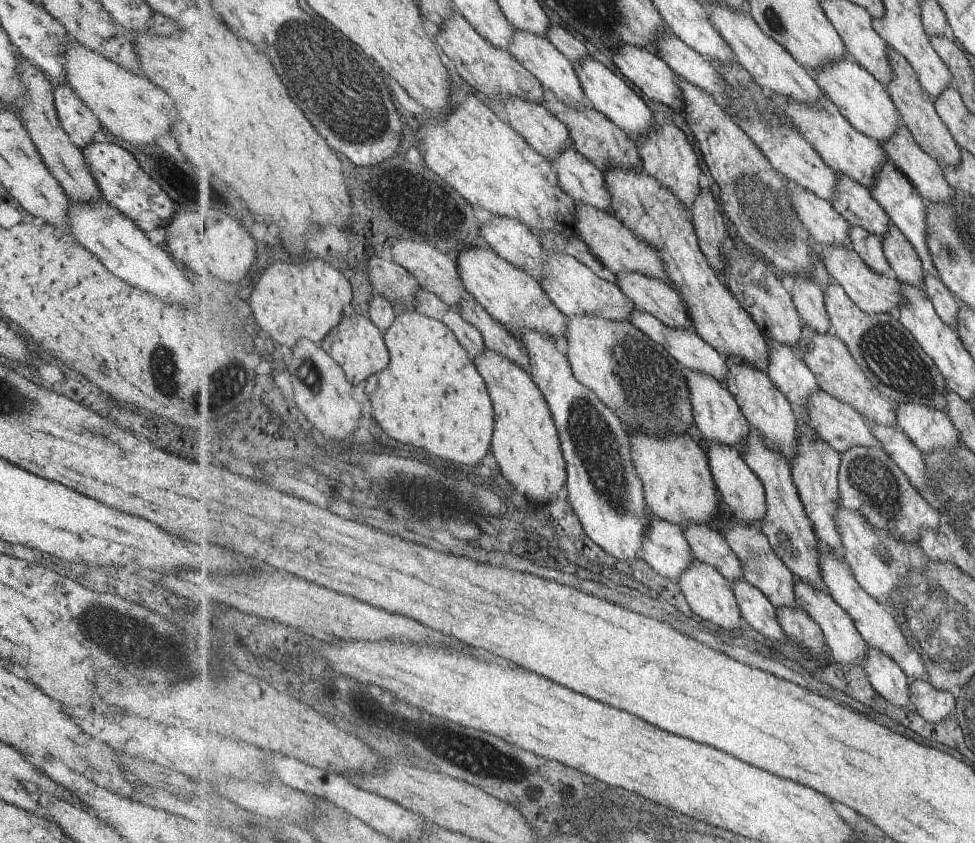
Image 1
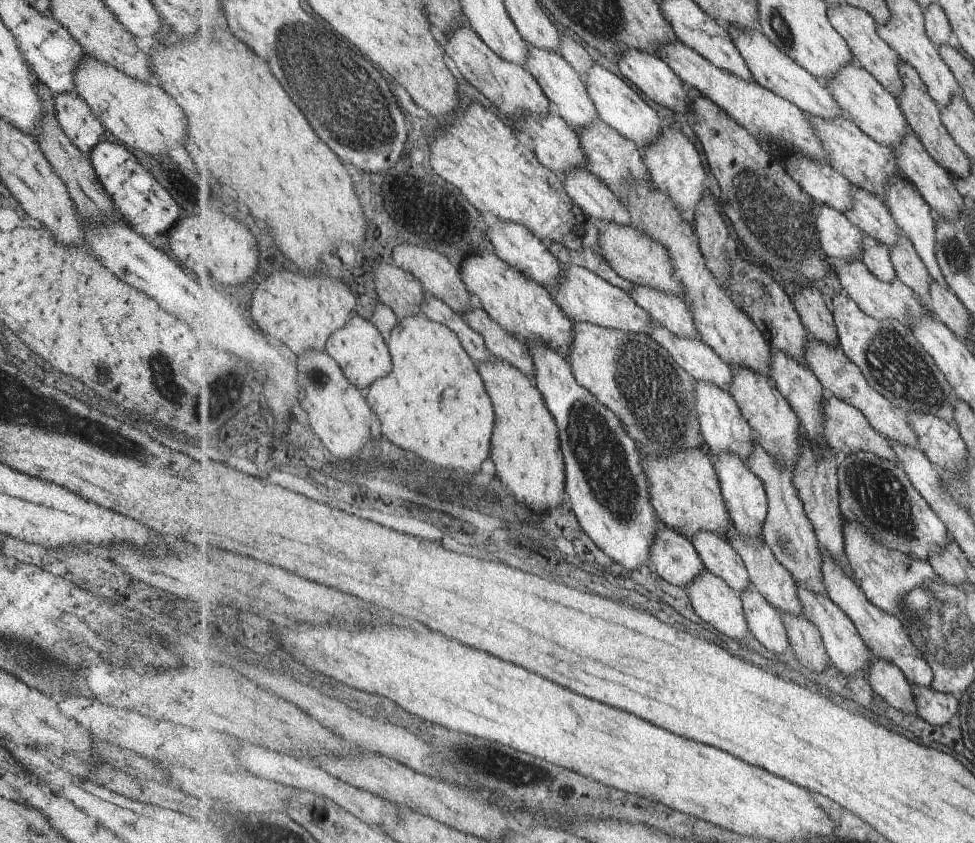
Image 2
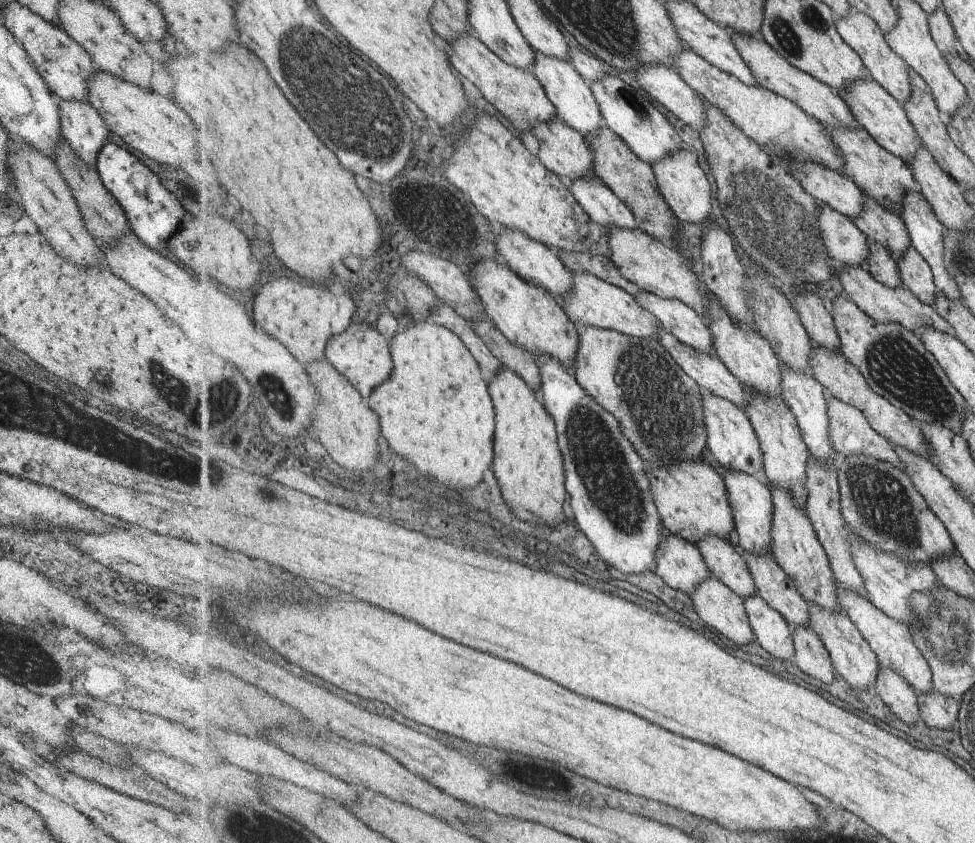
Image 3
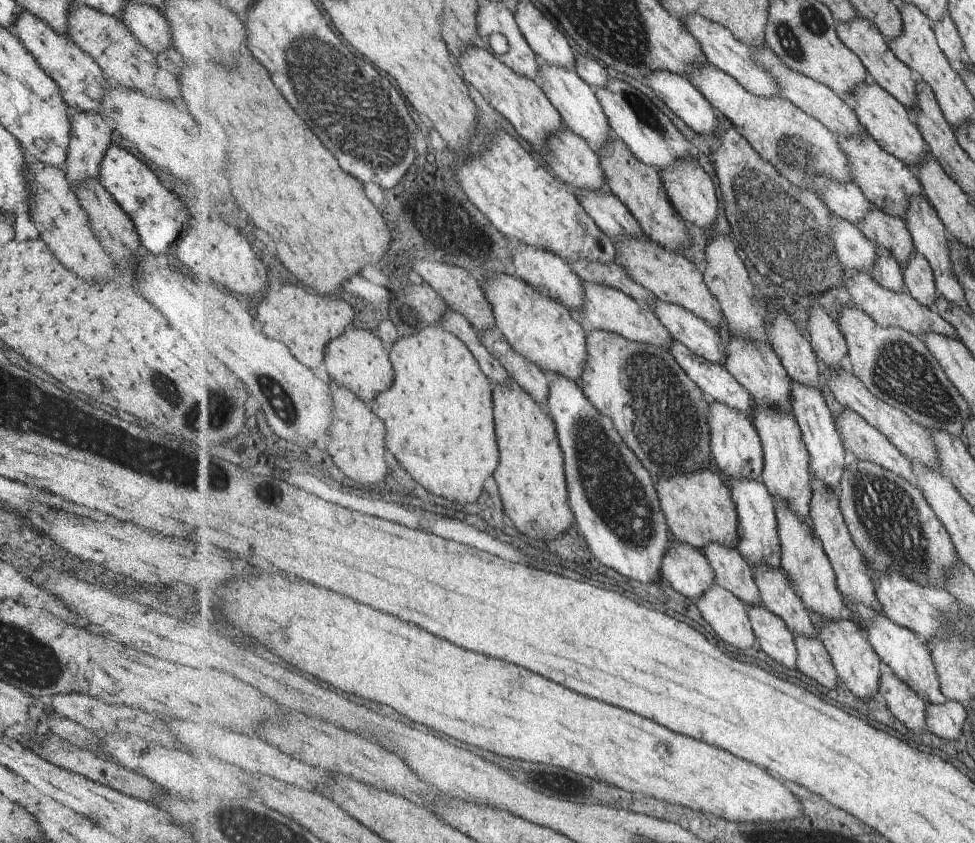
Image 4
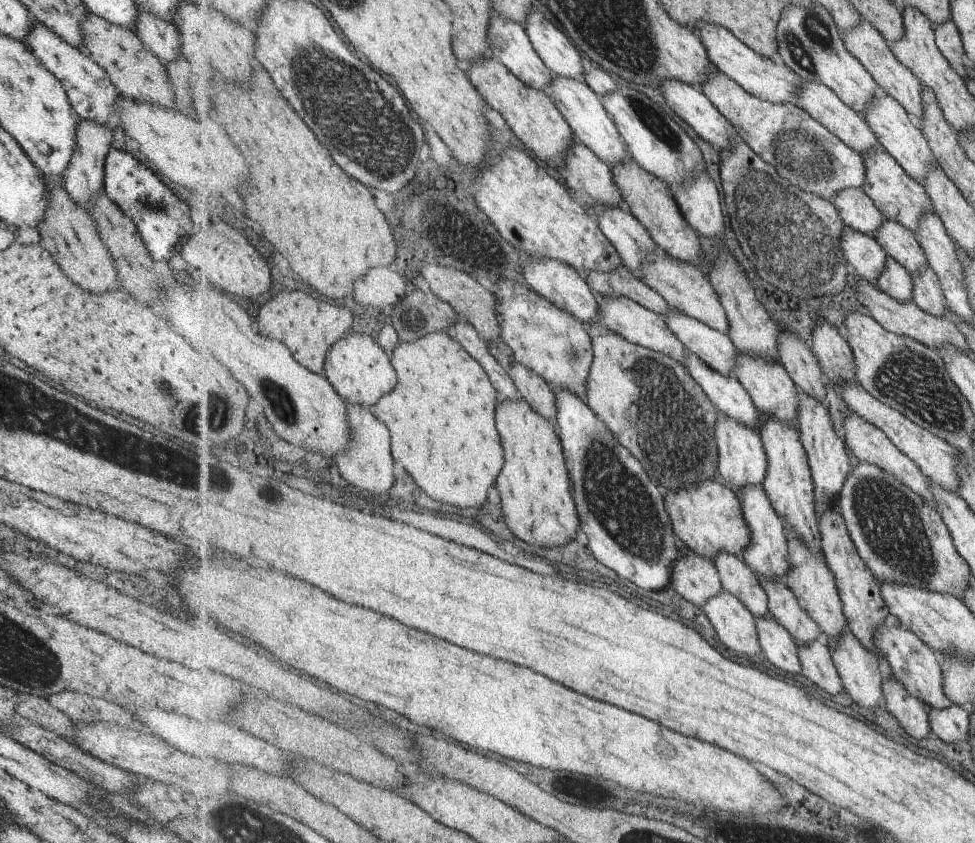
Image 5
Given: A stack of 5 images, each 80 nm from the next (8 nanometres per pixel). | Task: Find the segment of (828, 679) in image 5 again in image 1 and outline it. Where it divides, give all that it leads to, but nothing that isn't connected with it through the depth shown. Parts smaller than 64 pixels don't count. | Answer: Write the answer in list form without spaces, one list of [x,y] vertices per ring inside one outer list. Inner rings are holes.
[[[778,607],[778,619],[788,638],[804,646],[817,659],[823,655],[820,648],[826,636],[819,623],[803,608]]]

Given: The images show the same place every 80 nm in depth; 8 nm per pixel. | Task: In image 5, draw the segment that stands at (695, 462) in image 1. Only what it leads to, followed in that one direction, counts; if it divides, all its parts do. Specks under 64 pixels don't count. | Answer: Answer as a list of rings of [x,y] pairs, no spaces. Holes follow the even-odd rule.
[[[707,479],[684,489],[671,489],[665,492],[665,502],[682,546],[704,557],[715,560],[721,551],[742,556],[752,541],[738,492],[717,480]]]

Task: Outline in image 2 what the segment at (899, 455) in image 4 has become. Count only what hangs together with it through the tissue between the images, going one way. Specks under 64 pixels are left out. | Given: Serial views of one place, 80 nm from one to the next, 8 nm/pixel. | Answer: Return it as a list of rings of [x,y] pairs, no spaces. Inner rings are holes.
[[[831,395],[825,400],[824,413],[823,436],[835,452],[844,452],[848,456],[859,451],[871,451],[880,457],[896,460],[889,440],[873,428],[857,407]]]

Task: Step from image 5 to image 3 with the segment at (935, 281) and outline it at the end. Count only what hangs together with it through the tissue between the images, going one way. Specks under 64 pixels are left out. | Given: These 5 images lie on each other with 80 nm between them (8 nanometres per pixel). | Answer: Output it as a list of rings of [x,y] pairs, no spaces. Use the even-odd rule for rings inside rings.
[[[911,245],[897,261],[904,286],[911,289],[924,303],[935,306],[938,288],[928,261]]]

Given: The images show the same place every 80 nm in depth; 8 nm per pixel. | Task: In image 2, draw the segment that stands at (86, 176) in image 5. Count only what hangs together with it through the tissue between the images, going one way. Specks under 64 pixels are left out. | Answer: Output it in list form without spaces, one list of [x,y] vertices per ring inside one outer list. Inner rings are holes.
[[[74,91],[53,95],[54,117],[65,136],[82,152],[89,156],[104,128],[99,119],[90,111],[83,99]]]

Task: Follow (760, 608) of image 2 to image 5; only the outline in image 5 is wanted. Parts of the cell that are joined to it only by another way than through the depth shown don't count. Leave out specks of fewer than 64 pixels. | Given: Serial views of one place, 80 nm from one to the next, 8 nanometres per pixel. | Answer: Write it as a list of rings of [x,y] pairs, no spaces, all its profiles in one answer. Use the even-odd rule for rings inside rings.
[[[773,614],[755,618],[764,656],[775,667],[801,674],[800,647],[794,636]]]

